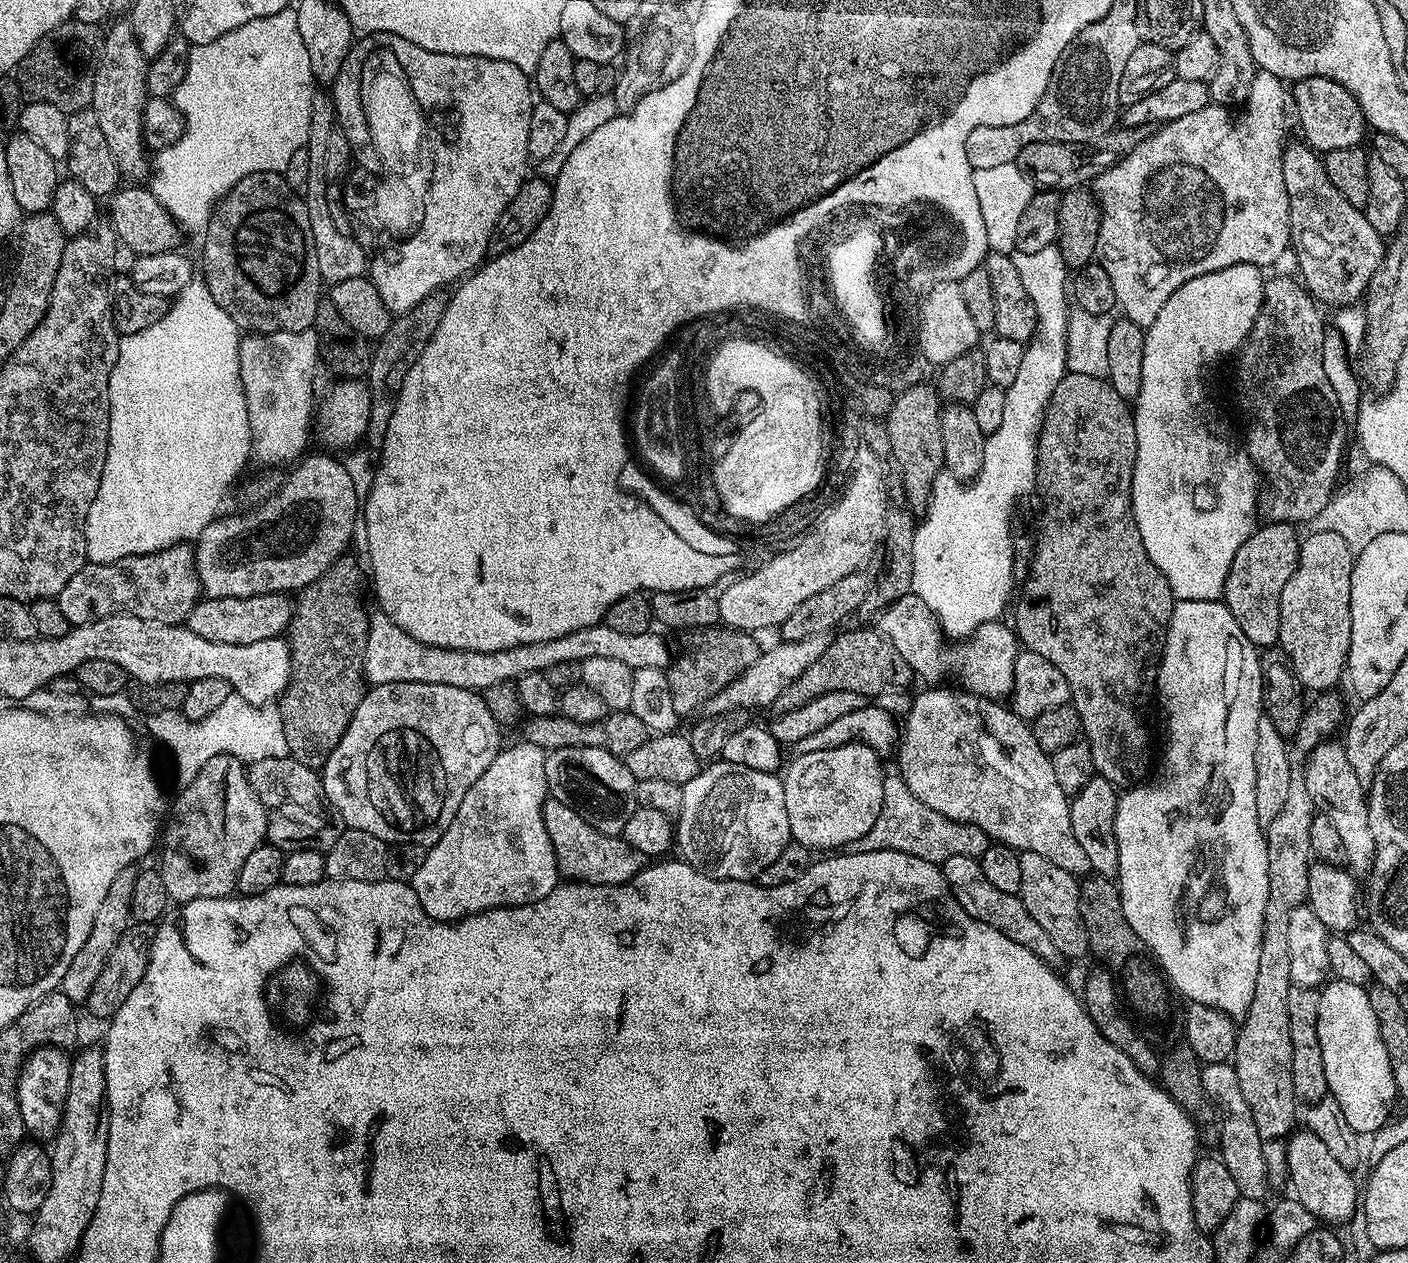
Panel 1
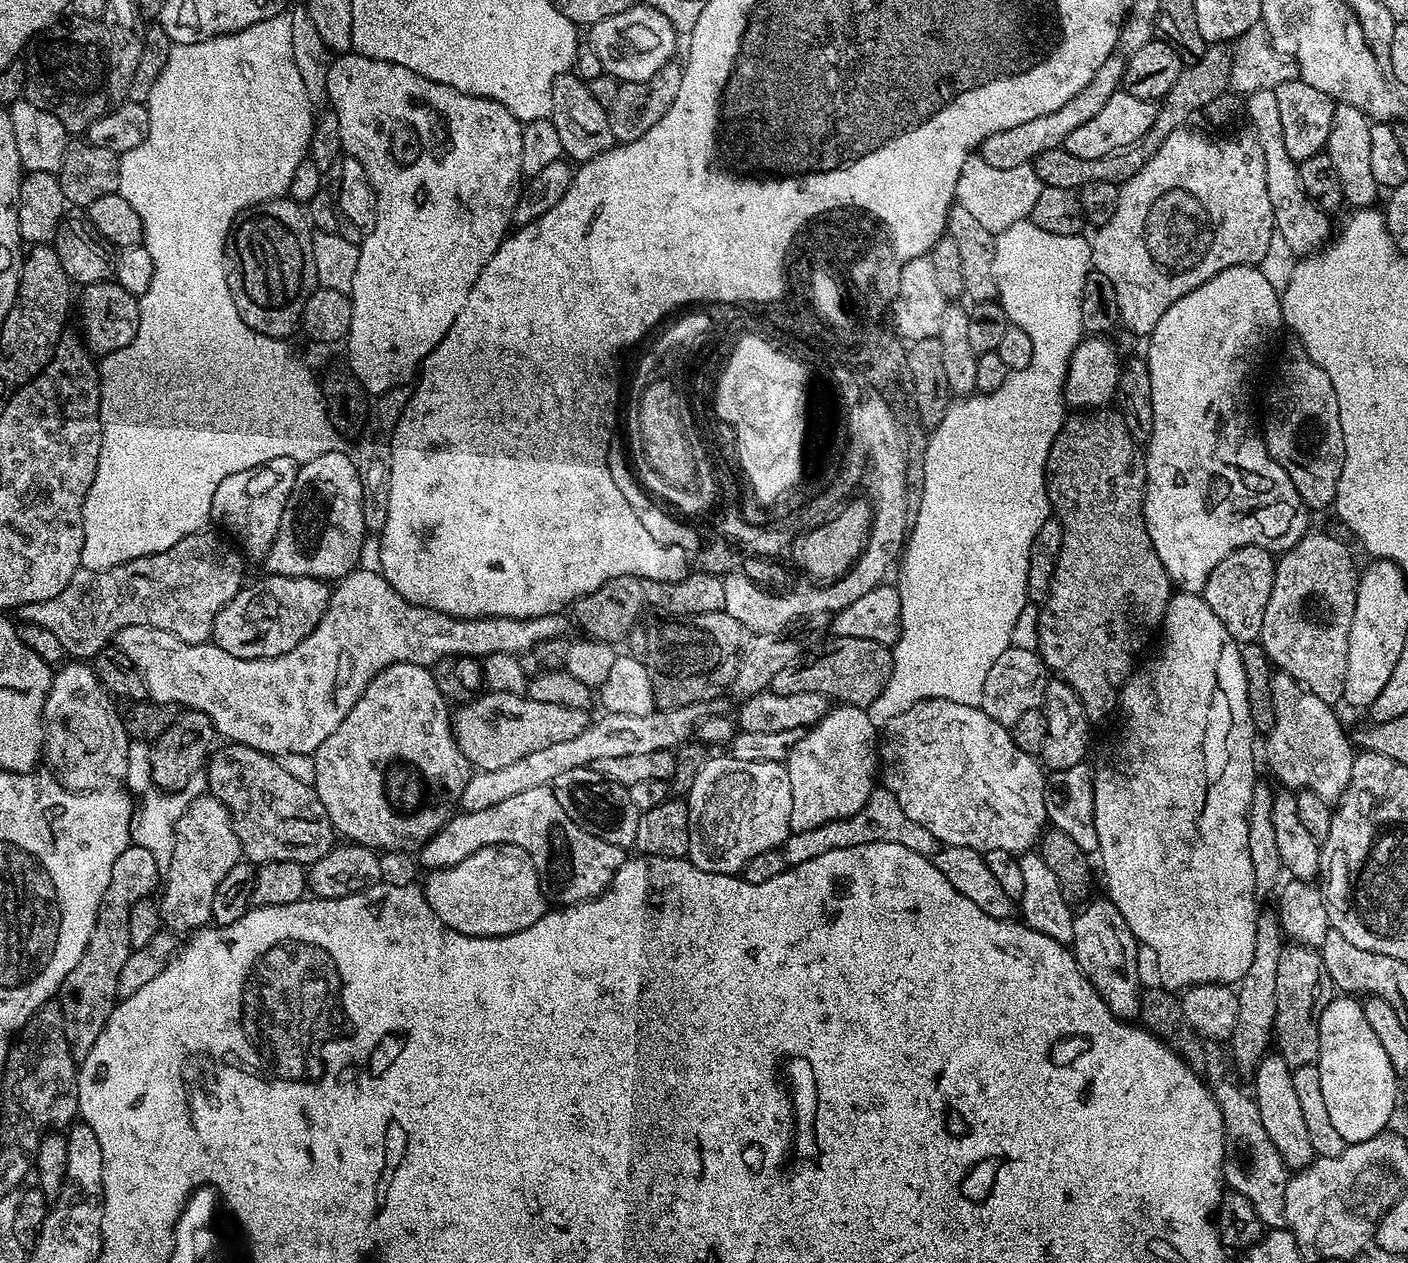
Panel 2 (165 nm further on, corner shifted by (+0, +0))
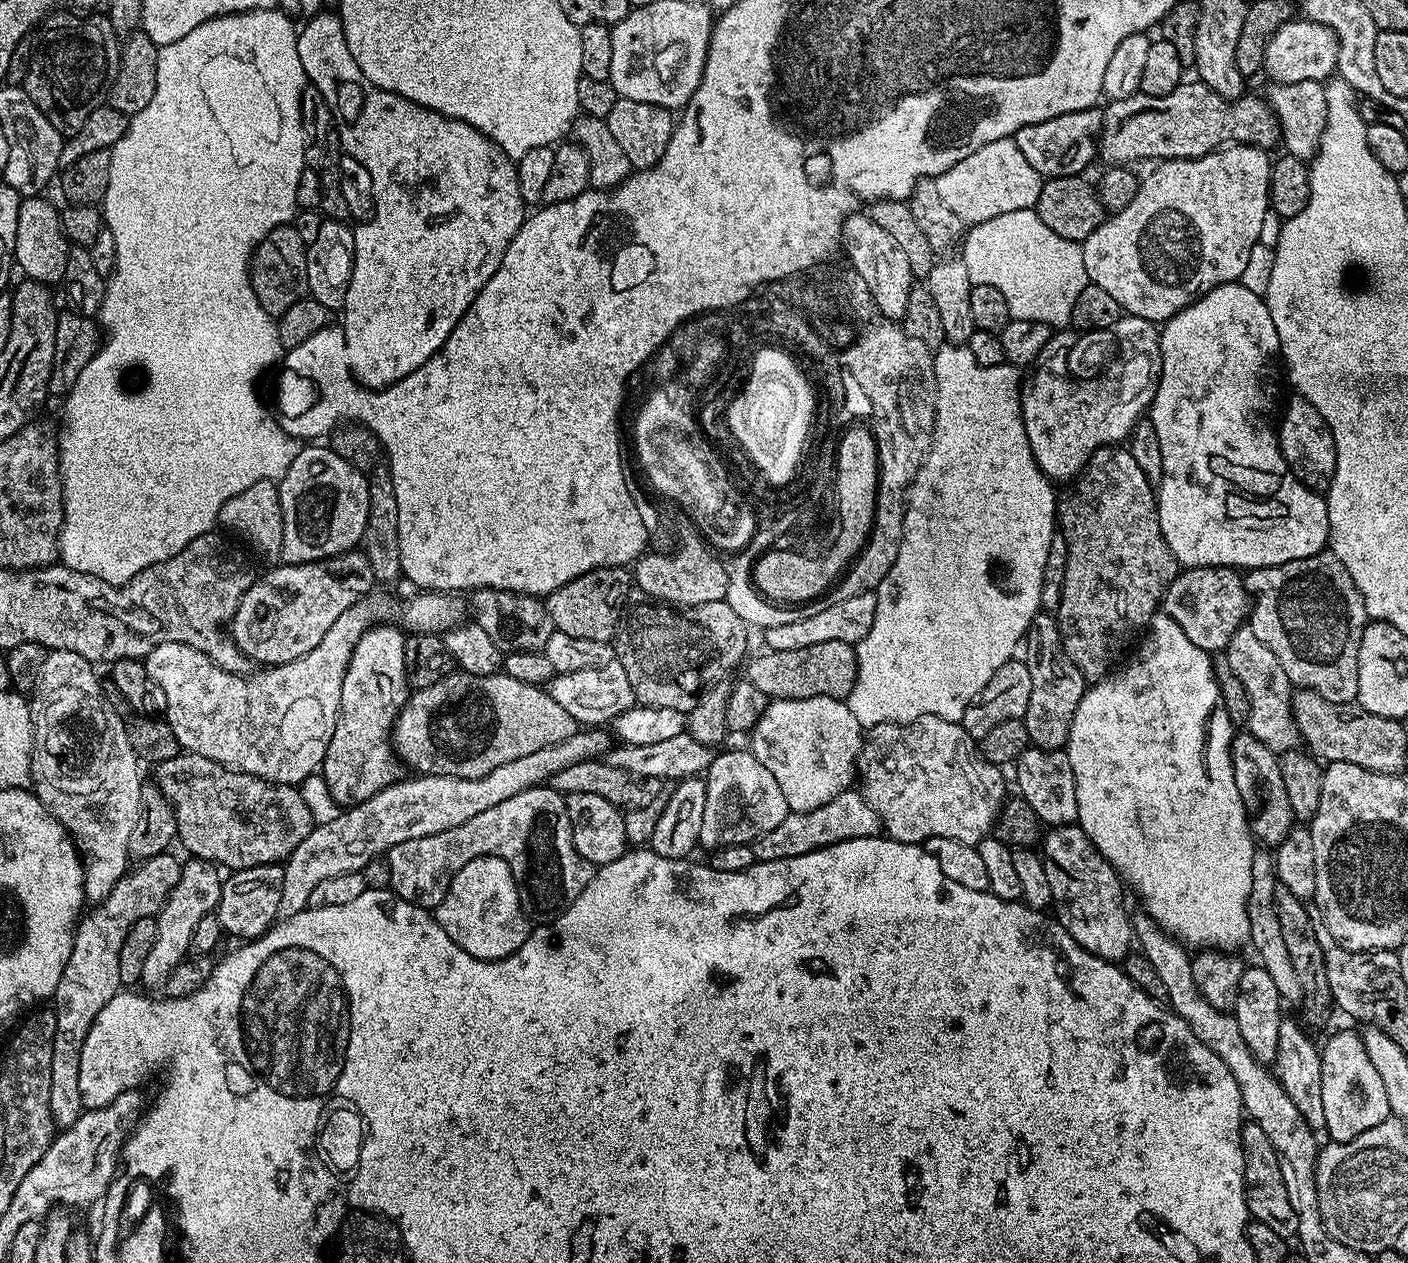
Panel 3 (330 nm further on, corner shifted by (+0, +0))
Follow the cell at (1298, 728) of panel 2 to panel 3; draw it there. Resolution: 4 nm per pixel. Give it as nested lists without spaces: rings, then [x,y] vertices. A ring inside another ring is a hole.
[[[1242,626],[1230,638],[1226,659],[1230,670],[1234,670],[1234,674],[1238,674],[1238,678],[1244,683],[1248,695],[1247,731],[1274,753],[1283,754],[1293,751],[1301,743],[1301,738],[1298,726],[1292,717],[1294,685],[1290,682],[1290,678],[1286,678],[1286,670],[1282,670],[1282,662],[1274,658],[1270,646],[1265,646],[1259,640],[1258,634],[1254,634],[1251,626]]]

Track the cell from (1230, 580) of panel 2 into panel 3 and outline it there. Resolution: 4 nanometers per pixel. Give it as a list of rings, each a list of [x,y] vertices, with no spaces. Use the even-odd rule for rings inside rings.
[[[1186,568],[1175,576],[1164,592],[1162,608],[1182,626],[1186,638],[1190,638],[1194,646],[1209,654],[1220,654],[1227,649],[1230,638],[1249,619],[1250,597],[1244,585],[1244,576],[1235,568]]]

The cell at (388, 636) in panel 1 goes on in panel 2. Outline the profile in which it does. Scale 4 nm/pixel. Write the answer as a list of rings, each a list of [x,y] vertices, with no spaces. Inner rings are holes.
[[[357,567],[356,571],[349,574],[349,576],[340,577],[338,583],[332,588],[332,597],[328,603],[326,614],[322,614],[318,626],[314,626],[312,633],[306,638],[302,638],[302,642],[298,642],[298,646],[294,646],[294,650],[290,650],[286,654],[275,656],[269,660],[234,658],[234,654],[226,654],[226,650],[222,650],[214,643],[187,644],[166,630],[147,628],[146,626],[126,626],[125,628],[121,628],[116,633],[114,644],[115,647],[122,650],[122,654],[126,654],[126,658],[130,658],[130,662],[134,662],[134,666],[142,674],[144,685],[148,688],[148,696],[155,703],[183,706],[185,709],[193,712],[206,714],[211,718],[217,733],[221,737],[225,736],[223,738],[225,741],[234,744],[245,744],[259,752],[267,752],[273,758],[279,758],[288,755],[289,752],[293,752],[299,756],[312,756],[318,750],[318,746],[322,746],[322,742],[326,742],[326,738],[330,738],[330,734],[334,734],[334,730],[338,730],[338,726],[342,726],[342,718],[346,718],[346,714],[350,714],[354,702],[358,702],[358,698],[366,690],[368,683],[383,668],[388,668],[392,664],[417,664],[418,666],[427,668],[431,665],[439,664],[441,660],[444,660],[448,656],[483,658],[490,654],[508,654],[520,658],[523,657],[524,653],[532,651],[539,644],[545,644],[551,640],[565,639],[569,635],[567,632],[573,631],[574,628],[573,621],[569,617],[567,620],[567,615],[564,612],[555,612],[554,614],[546,614],[545,616],[531,616],[525,620],[512,620],[508,616],[483,616],[481,620],[463,620],[457,616],[447,616],[441,612],[435,612],[432,608],[423,608],[417,604],[411,604],[409,600],[402,598],[402,594],[398,594],[398,590],[394,590],[394,586],[390,586],[390,582],[386,582],[386,578],[380,575],[379,571],[372,569],[371,572],[370,569],[364,567]]]

